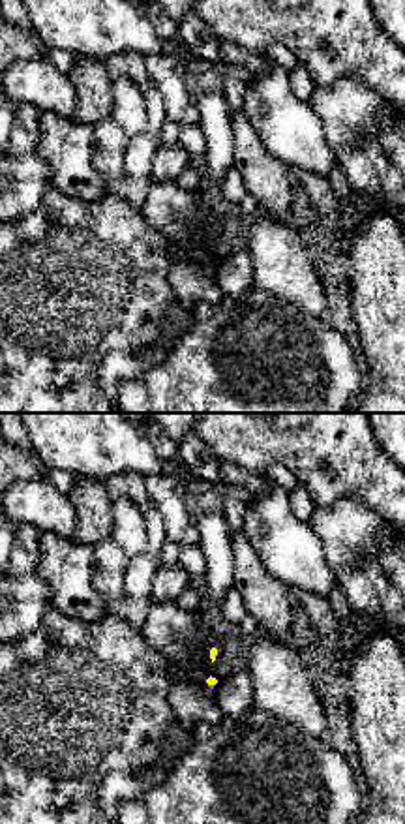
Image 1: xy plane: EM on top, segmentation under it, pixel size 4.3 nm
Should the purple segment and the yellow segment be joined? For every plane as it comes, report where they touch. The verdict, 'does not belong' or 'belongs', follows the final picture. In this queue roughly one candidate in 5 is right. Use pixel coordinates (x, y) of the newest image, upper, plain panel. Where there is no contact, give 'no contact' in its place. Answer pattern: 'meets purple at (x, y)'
meets purple at (210, 265)

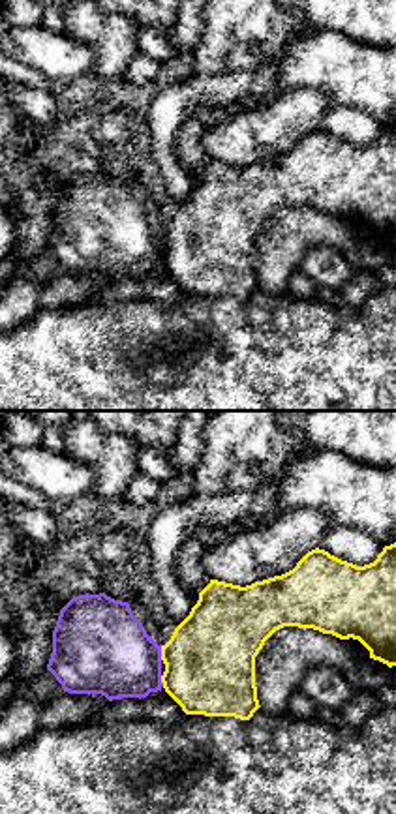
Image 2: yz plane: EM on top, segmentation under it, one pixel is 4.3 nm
meets purple at (160, 233)

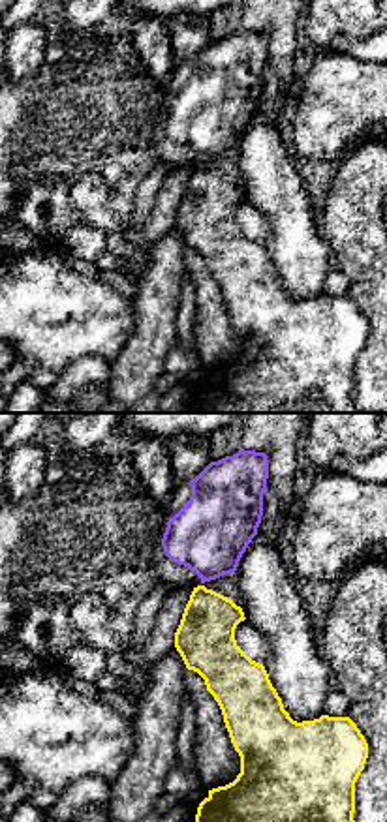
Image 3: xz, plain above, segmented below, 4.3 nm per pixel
no contact

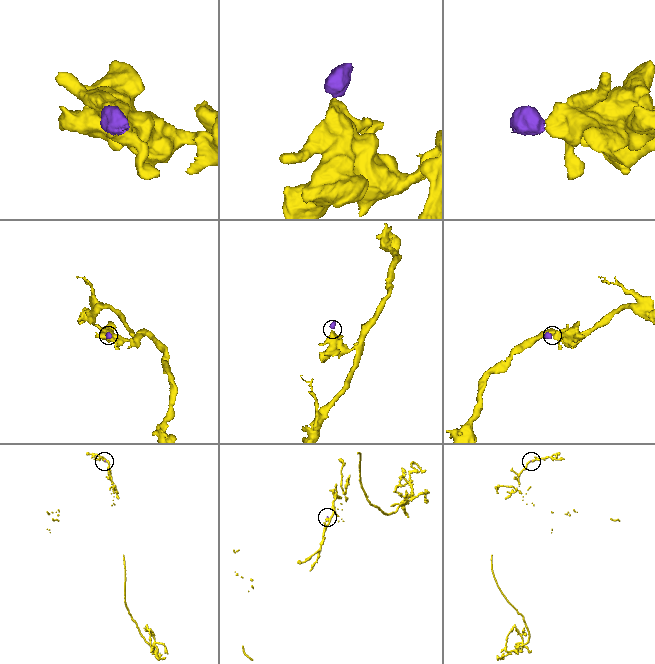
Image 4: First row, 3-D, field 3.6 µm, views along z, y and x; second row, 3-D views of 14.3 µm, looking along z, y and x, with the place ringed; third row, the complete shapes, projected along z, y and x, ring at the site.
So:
does not belong

